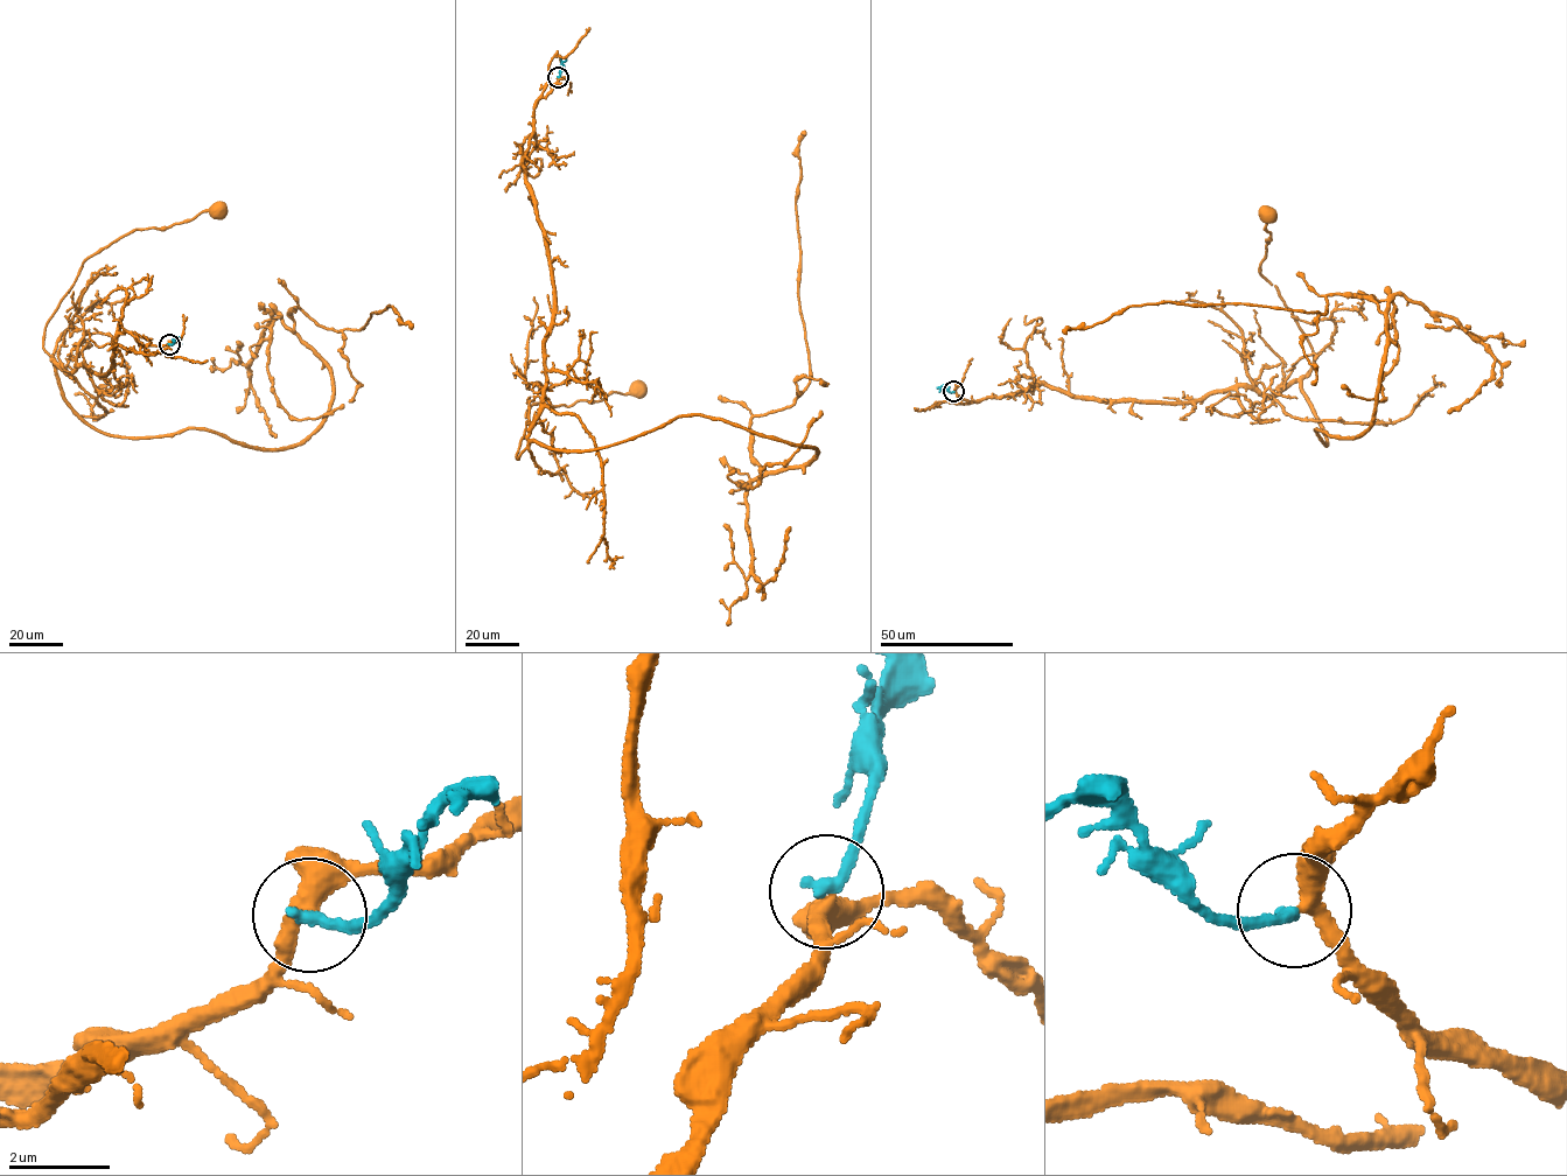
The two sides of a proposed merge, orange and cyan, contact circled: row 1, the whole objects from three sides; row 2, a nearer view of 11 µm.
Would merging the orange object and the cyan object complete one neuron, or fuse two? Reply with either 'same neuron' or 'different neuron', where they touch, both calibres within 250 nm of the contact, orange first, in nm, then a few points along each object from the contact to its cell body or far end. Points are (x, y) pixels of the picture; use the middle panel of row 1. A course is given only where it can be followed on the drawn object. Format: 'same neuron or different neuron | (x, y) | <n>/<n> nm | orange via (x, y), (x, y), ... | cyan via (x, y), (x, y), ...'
same neuron | (558, 77) | 380/260 nm | orange via (559, 77), (534, 107), (523, 160), (553, 313), (540, 414), (516, 459), (532, 405), (572, 406), (638, 391) | cyan via (559, 77), (566, 60)

